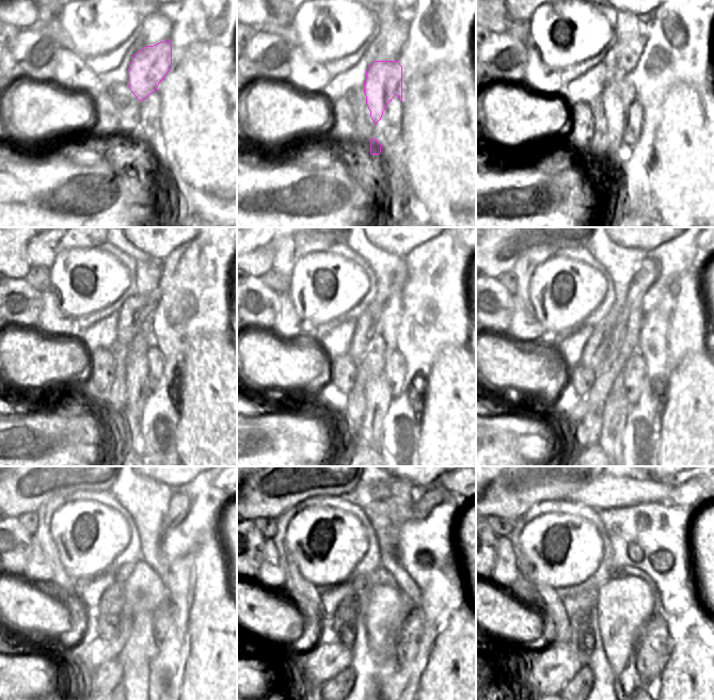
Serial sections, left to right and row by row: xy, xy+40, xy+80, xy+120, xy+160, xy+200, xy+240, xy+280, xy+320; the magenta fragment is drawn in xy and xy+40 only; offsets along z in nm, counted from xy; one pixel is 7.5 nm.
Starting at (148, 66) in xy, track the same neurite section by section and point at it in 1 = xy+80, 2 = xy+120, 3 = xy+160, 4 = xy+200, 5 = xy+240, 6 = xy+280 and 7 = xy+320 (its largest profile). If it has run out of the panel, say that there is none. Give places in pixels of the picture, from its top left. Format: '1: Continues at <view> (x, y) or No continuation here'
1: Continues at xy+80 (619, 93)
2: Continues at xy+120 (137, 369)
3: Continues at xy+160 (378, 395)
4: Continues at xy+200 (616, 408)
5: Continues at xy+240 (142, 649)
6: Continues at xy+280 (389, 661)
7: Continues at xy+320 (625, 682)

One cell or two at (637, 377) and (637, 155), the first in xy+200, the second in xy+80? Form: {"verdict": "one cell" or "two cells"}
{"verdict": "two cells"}

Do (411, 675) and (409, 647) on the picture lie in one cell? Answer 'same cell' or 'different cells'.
different cells

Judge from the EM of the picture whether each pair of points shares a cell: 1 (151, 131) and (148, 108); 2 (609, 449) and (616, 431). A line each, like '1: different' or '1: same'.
1: same
2: same

